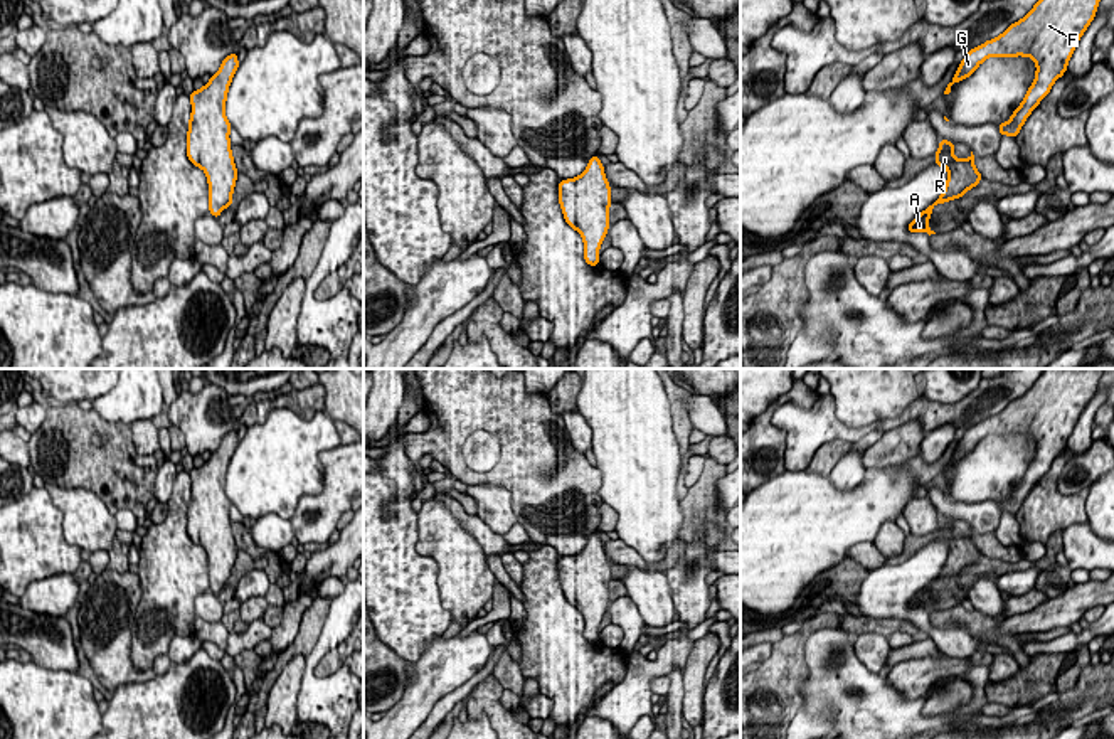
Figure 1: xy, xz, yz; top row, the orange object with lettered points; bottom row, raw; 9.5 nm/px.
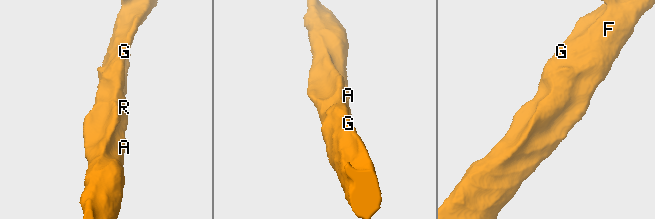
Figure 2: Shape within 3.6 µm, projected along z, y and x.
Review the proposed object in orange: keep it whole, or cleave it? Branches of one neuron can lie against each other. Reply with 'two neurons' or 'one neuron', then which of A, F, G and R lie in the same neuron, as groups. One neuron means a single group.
one neuron; groups A F G R

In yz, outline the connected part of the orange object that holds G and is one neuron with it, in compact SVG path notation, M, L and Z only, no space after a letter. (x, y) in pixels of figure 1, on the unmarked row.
M1045 369L1021 397L1011 401L1001 412L966 429L942 473L949 475L951 463L969 455L988 434L1032 434L1037 443L1035 458L1011 495L996 502L1001 513L1016 515L1030 490L1067 448L1082 411L1095 396L1102 370Z

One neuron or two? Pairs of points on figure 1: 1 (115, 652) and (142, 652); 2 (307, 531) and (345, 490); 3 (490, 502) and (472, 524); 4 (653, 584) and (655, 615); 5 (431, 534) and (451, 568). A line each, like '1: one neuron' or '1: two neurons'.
1: two neurons
2: one neuron
3: two neurons
4: one neuron
5: one neuron

